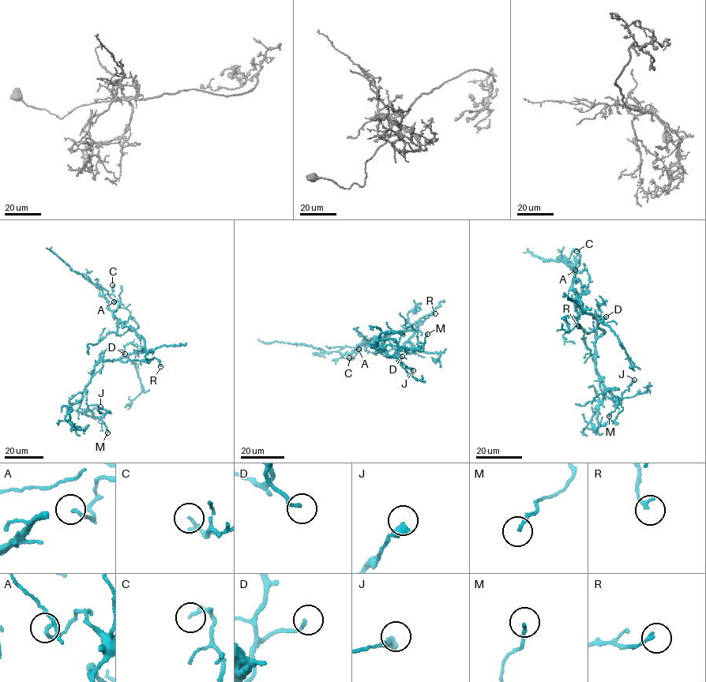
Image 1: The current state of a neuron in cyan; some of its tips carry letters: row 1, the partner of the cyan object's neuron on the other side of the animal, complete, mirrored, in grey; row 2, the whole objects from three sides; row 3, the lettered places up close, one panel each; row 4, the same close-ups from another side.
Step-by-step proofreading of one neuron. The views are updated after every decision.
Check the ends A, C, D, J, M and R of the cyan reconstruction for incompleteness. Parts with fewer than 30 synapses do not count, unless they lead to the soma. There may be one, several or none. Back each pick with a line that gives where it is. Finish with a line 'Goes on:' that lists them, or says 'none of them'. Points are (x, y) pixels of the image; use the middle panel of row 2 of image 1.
Goes on: none of them

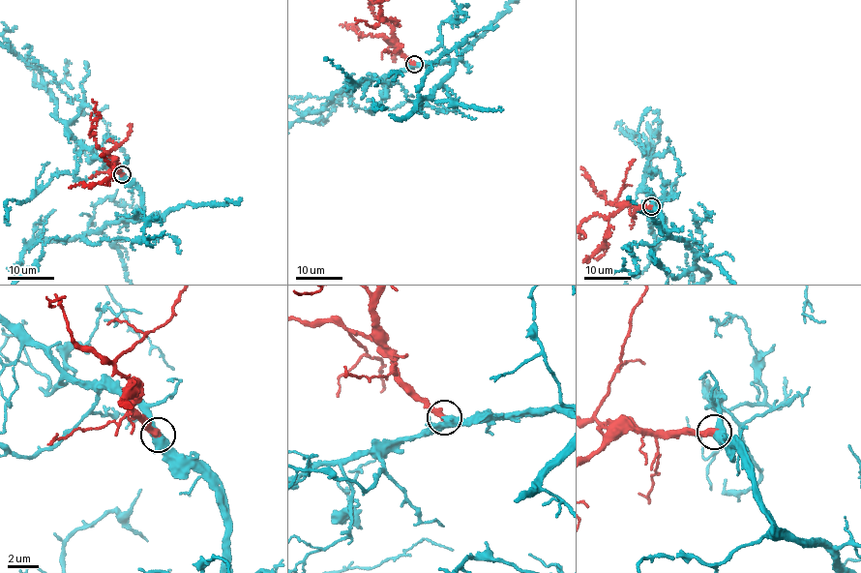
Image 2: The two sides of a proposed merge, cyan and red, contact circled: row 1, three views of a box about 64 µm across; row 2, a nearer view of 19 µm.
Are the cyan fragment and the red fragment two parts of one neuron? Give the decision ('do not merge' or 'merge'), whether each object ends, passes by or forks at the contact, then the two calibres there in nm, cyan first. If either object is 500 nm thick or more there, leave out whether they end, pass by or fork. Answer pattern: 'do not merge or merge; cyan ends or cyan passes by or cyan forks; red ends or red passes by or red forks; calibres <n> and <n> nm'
merge; cyan passes by; red ends; calibres 400 and 420 nm

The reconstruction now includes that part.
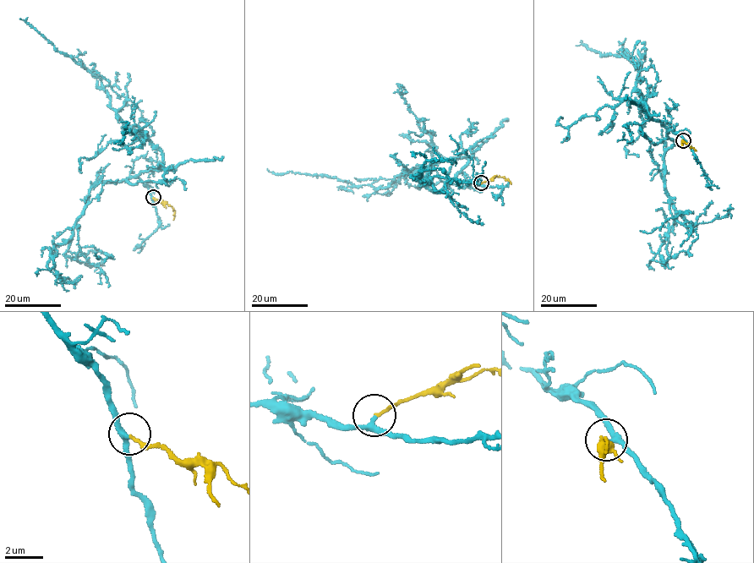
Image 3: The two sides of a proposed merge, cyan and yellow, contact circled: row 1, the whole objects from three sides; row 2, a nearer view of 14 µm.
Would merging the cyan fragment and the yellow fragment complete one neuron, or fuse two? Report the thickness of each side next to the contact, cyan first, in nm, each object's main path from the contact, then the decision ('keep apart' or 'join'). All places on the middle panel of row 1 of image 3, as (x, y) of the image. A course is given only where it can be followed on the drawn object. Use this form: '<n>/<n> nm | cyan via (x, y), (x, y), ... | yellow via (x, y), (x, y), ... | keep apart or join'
240/160 nm | cyan via (481, 183), (456, 180), (468, 161), (465, 157), (407, 171), (377, 189), (336, 177), (275, 174), (266, 169) | yellow via (481, 183), (502, 177), (511, 183) | join

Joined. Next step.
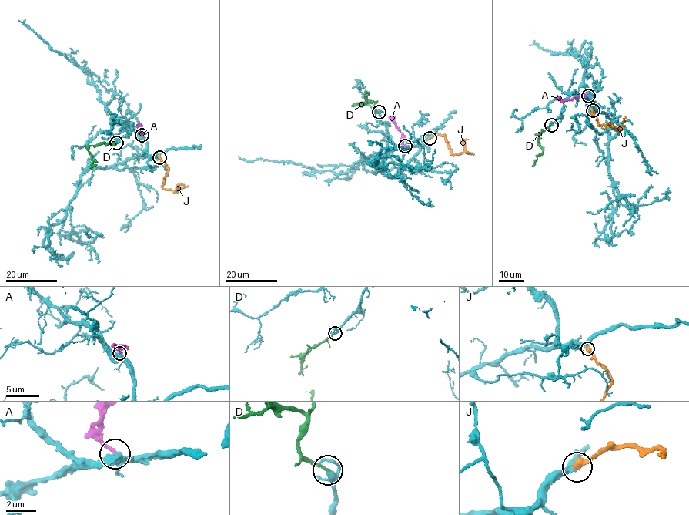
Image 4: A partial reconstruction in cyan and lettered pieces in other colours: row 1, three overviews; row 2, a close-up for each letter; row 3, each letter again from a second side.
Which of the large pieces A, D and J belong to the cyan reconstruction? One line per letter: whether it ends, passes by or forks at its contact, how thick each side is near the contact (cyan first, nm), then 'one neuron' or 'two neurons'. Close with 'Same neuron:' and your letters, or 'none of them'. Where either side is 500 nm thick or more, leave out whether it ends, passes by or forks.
A: it ends | 400/240 nm | two neurons
D: it ends | 240/190 nm | one neuron
J: it ends | 240/480 nm | two neurons
Same neuron: D

